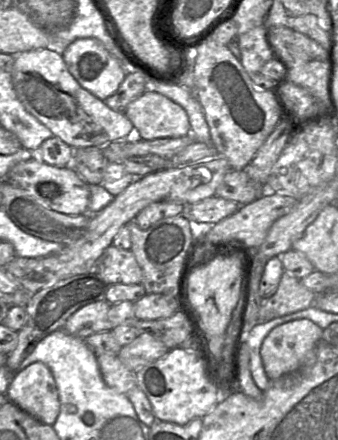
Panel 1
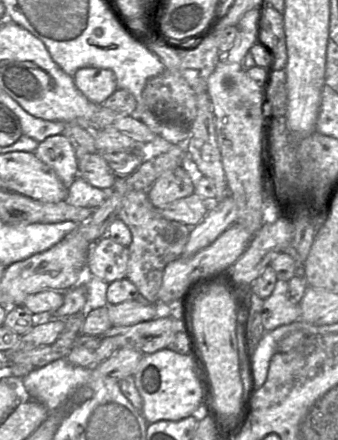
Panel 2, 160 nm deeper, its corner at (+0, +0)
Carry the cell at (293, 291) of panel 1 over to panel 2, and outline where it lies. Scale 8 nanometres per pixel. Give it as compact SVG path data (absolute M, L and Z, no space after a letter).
M278 279L272 294L264 299L262 324L266 332L300 319L302 315L299 303L289 299L288 281Z

